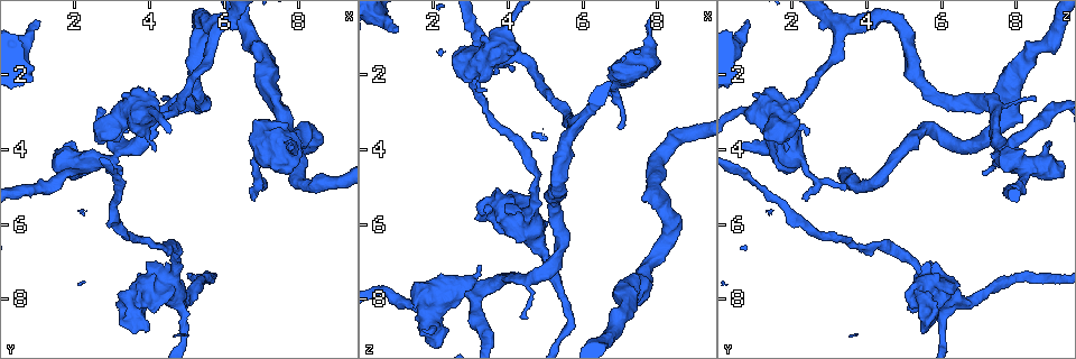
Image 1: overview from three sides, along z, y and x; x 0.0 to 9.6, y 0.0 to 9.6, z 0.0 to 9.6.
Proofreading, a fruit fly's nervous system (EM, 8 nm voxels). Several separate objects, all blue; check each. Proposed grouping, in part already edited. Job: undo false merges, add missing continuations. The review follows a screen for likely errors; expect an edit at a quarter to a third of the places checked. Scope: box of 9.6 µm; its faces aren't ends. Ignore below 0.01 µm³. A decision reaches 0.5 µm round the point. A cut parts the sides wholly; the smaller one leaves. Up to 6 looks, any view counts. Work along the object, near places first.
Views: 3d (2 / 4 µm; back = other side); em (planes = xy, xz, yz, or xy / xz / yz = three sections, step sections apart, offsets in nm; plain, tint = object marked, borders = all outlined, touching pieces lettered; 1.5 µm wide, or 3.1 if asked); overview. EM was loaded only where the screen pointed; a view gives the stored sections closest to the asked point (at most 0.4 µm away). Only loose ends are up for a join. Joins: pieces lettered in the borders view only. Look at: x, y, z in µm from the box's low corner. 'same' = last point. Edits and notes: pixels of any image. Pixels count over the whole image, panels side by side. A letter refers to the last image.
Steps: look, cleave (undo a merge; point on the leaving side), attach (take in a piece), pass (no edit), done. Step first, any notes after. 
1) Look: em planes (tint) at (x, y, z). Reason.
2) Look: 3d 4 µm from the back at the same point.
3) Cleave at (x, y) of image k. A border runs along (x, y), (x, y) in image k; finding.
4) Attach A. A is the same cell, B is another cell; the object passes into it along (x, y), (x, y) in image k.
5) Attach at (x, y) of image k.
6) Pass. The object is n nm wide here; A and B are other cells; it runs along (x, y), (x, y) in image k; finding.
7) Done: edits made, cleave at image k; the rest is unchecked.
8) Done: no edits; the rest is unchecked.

Look: em planes (borders) at (3.30, 2.80, 2.20). An open end.

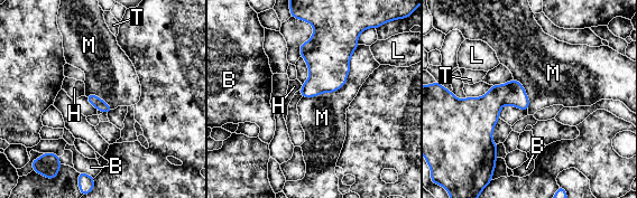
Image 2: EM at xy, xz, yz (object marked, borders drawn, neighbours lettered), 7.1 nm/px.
Pass. B, H, L, M and T are other cells; a border runs along (358, 44), (342, 86), (302, 97) in image 2; no lettered piece goes on from it.

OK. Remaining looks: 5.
Look: em xz step 8 (borders) at (3.25, 4.70, 7.10). Branch stops here.

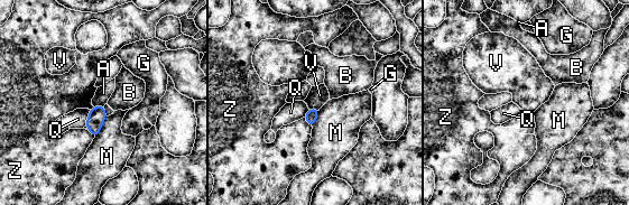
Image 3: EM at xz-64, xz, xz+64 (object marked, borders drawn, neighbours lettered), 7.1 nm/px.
Look: em planes (borders) at the same point. Cut it another way.

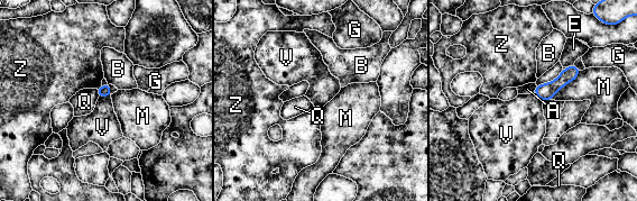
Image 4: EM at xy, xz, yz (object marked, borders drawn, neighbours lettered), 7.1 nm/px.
Pass. A, B, E, G, M, Q, V and Z are other cells; a border runs along (110, 94), (99, 97) in image 4; no lettered piece goes on from it.

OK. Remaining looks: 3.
Look: 3d 2 µm at (1.70, 3.90, 8.75). Thick end.

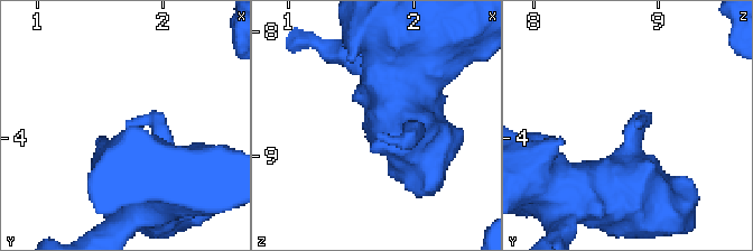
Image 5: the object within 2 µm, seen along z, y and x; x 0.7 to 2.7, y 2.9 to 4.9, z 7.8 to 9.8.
Look: em planes (tint) at (1.72, 3.88, 8.80).

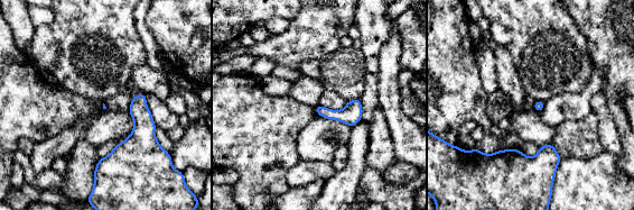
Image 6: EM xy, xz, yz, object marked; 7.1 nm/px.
Look: em planes (borders) at the same point.

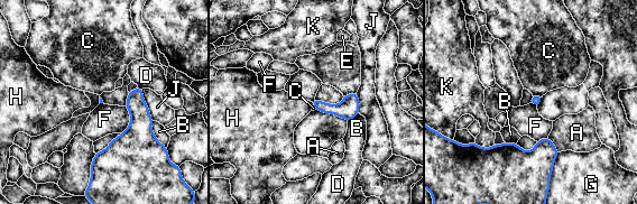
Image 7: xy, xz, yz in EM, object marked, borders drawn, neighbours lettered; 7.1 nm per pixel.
Pass. A, B, C, D, E, F, G, H, J and K are other cells; none of them fits.

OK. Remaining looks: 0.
Done: no edits; the rest is unchecked.

